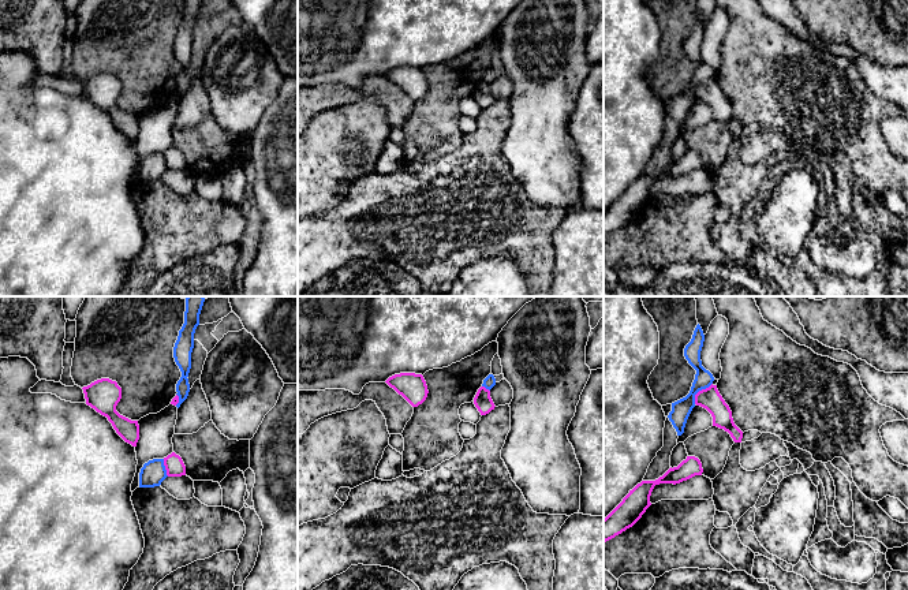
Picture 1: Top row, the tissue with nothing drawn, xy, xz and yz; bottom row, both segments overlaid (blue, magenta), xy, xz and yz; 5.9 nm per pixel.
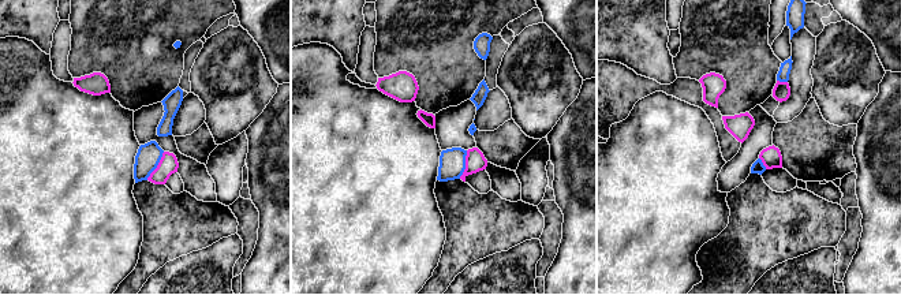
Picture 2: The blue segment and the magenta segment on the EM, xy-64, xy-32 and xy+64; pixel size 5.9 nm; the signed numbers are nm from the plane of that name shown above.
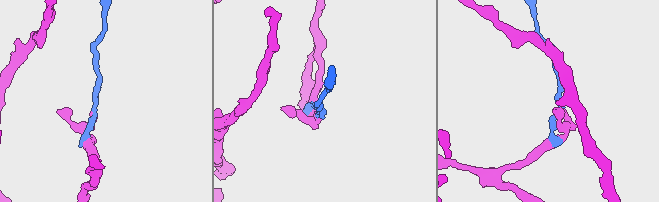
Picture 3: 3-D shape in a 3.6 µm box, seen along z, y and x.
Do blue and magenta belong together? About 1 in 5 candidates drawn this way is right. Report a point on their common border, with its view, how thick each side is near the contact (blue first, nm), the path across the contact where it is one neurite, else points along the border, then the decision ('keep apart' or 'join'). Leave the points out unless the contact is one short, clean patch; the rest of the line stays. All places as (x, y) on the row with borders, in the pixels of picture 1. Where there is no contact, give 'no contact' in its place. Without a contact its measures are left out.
contact yz (699, 389); calibres 120 and 130 nm; keep apart

